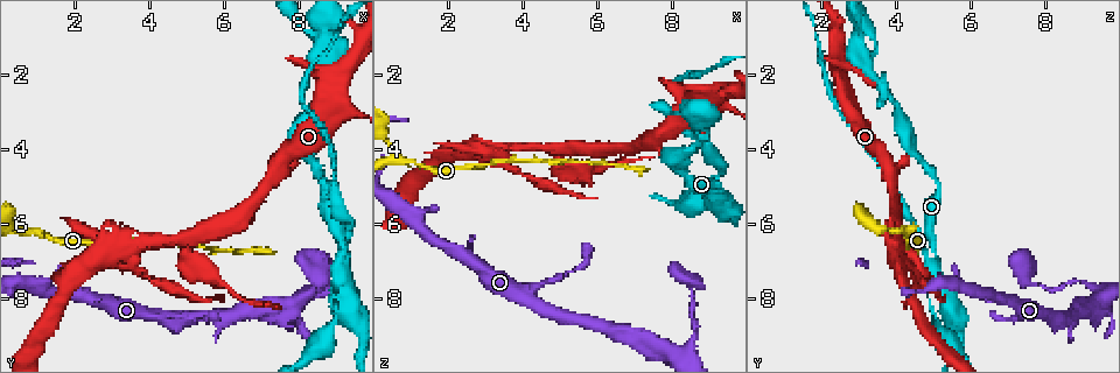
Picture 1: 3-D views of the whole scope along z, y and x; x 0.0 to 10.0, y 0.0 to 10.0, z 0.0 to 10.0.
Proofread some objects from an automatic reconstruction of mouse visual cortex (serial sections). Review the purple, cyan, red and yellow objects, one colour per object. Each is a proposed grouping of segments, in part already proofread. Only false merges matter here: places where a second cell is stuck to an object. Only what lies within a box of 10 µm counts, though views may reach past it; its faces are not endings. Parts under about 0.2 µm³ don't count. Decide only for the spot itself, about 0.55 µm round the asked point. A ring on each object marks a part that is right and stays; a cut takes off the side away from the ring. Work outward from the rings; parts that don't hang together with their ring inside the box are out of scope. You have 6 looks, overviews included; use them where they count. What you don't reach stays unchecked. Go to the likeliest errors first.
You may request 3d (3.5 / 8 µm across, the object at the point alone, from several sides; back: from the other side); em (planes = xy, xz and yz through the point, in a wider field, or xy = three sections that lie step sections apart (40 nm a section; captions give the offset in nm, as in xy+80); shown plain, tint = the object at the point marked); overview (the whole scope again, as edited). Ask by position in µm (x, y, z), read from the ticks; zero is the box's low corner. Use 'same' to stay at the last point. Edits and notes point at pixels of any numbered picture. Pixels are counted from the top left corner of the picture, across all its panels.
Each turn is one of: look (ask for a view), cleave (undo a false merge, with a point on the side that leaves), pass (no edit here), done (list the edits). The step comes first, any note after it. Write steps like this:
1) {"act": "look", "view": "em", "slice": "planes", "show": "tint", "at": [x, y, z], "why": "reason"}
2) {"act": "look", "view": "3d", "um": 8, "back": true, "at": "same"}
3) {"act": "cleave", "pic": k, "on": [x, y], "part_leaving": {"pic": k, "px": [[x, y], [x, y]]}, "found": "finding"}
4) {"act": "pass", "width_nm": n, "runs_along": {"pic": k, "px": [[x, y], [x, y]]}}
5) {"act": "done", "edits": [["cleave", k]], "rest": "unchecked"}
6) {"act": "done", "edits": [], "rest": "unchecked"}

{"act": "look", "view": "em", "slice": "xy", "step": 2, "show": "tint", "at": [9.05, 7.35, 5.10], "why": "small branch off a trunk"}

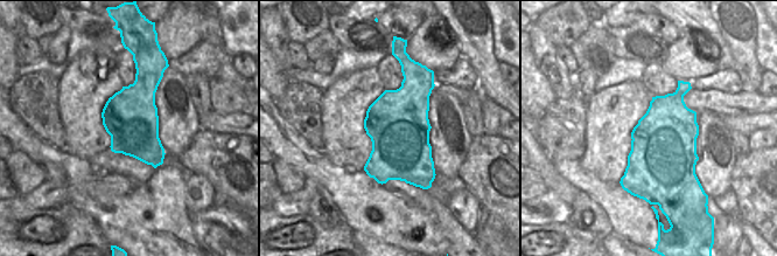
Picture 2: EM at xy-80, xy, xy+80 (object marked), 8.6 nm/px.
{"act": "look", "view": "3d", "um": 3.5, "at": "same", "why": "wider look"}

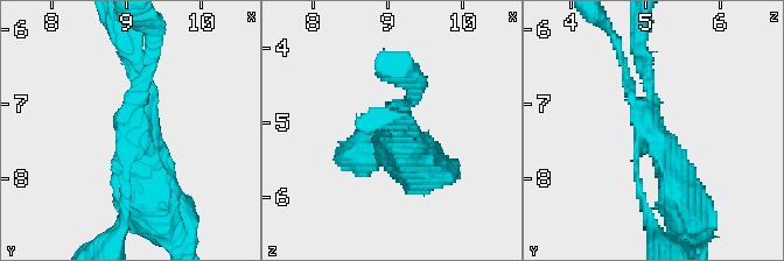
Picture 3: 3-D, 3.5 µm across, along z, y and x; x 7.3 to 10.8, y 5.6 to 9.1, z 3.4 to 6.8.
{"act": "cleave", "pic": 3, "on": [152, 64], "arm_widths_nm": [100, 150, 200, 500], "found": "a second cell is stuck on"}

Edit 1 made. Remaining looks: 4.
{"act": "look", "view": "3d", "um": 3.5, "at": [0.70, 6.15, 4.25], "why": "a fork"}

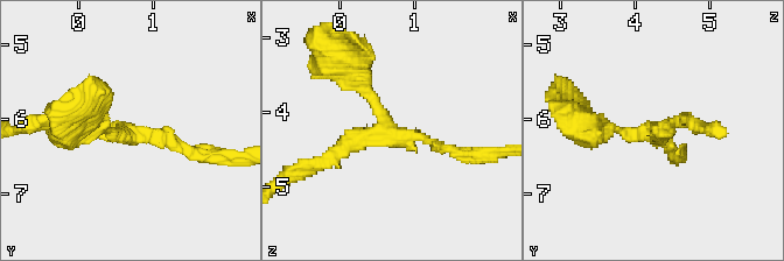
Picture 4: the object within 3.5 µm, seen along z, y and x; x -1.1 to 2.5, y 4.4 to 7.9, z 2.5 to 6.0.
{"act": "look", "view": "em", "slice": "xy", "step": 1, "show": "tint", "at": [0.65, 6.20, 4.25], "why": "need the tissue"}

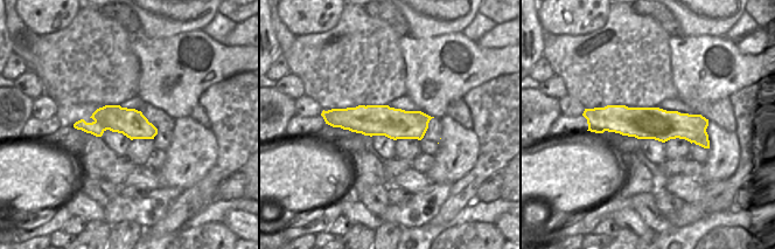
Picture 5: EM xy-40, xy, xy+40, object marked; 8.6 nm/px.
{"act": "look", "view": "em", "slice": "xy", "step": 5, "show": "tint", "at": "same", "why": "another direction"}

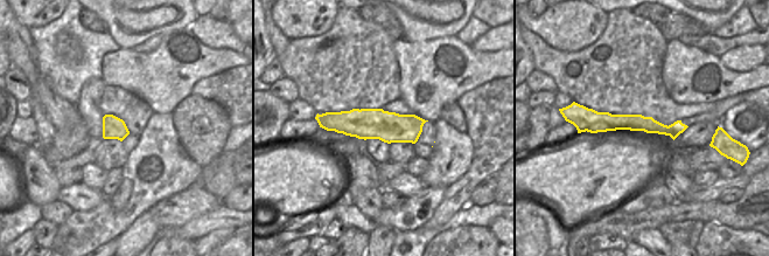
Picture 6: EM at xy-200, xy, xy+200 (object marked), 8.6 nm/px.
{"act": "pass", "found": "all the same cell"}

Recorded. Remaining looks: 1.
{"act": "done", "edits": [["cleave", 3]], "rest": "unchecked"}

